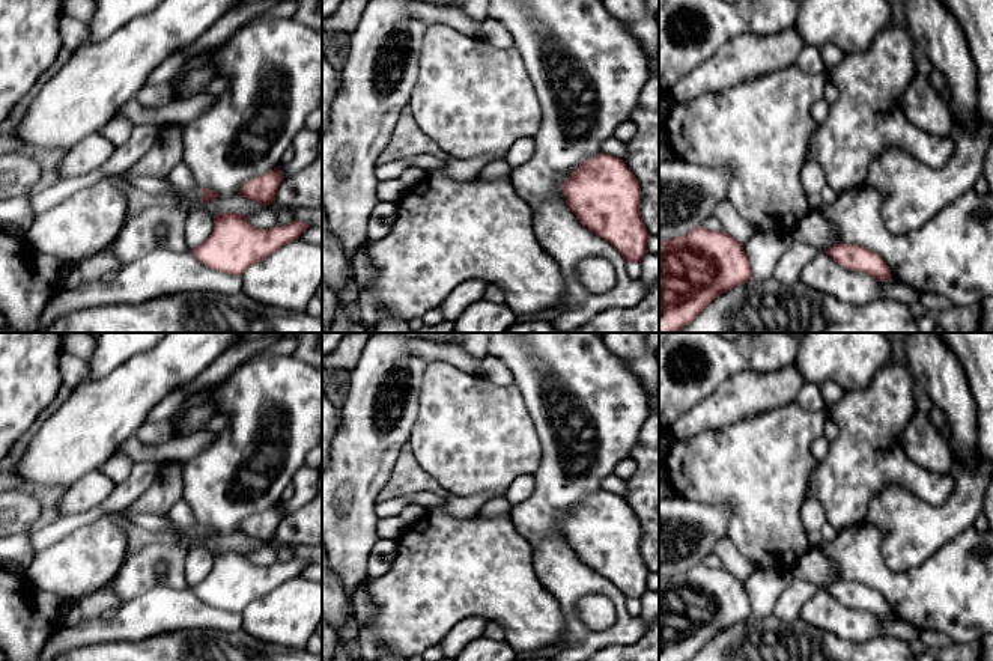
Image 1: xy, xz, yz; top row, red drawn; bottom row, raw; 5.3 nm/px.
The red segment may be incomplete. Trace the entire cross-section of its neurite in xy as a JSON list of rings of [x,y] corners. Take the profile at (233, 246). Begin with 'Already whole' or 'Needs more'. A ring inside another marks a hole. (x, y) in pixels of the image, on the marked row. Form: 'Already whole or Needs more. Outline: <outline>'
Already whole. Outline: [[[223,212],[214,217],[212,233],[191,253],[211,270],[242,276],[271,253],[299,239],[308,227],[293,220],[286,226],[257,229],[247,221],[247,215]]]

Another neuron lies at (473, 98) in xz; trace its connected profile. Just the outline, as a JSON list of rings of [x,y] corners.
[[[442,23],[426,29],[420,72],[408,107],[421,131],[454,160],[481,155],[503,160],[516,140],[534,137],[542,123],[540,99],[519,50],[515,45],[496,48]]]

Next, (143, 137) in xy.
[[[134,125],[129,140],[117,146],[105,164],[96,170],[77,178],[66,178],[45,190],[35,190],[27,199],[35,215],[39,215],[74,193],[87,188],[102,179],[114,179],[140,161],[153,146],[161,131],[161,125]]]

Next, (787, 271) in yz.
[[[793,239],[791,245],[781,254],[773,270],[773,279],[782,285],[794,285],[799,282],[800,271],[817,253],[812,245]]]

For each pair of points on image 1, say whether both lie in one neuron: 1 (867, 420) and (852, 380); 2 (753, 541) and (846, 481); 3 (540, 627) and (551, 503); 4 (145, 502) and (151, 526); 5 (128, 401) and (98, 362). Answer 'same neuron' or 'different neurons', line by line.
1: different neurons
2: different neurons
3: different neurons
4: different neurons
5: different neurons

